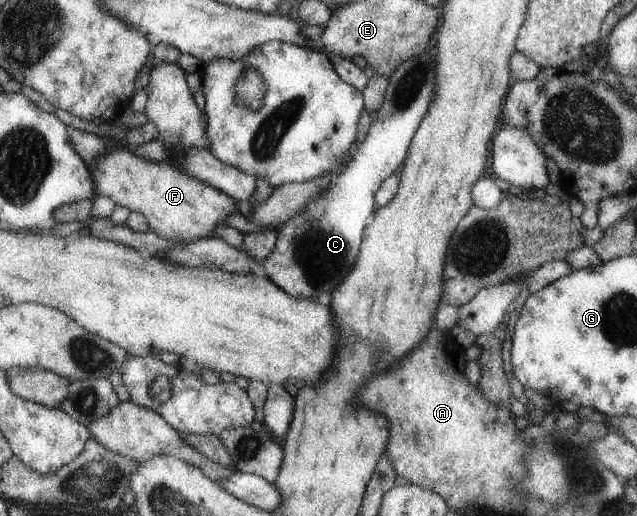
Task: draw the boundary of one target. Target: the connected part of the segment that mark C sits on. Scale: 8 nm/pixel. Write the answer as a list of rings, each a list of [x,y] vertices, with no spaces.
[[[436,46],[427,47],[407,59],[390,74],[385,104],[379,109],[377,120],[369,126],[365,141],[358,144],[349,166],[343,172],[337,171],[327,190],[308,202],[306,212],[296,214],[276,228],[278,239],[274,251],[263,264],[266,277],[283,292],[299,298],[319,298],[323,292],[331,292],[353,268],[365,228],[373,220],[377,209],[375,193],[389,175],[401,168],[408,155],[411,138],[433,100],[436,80],[433,74],[429,76],[429,54],[433,70]]]

